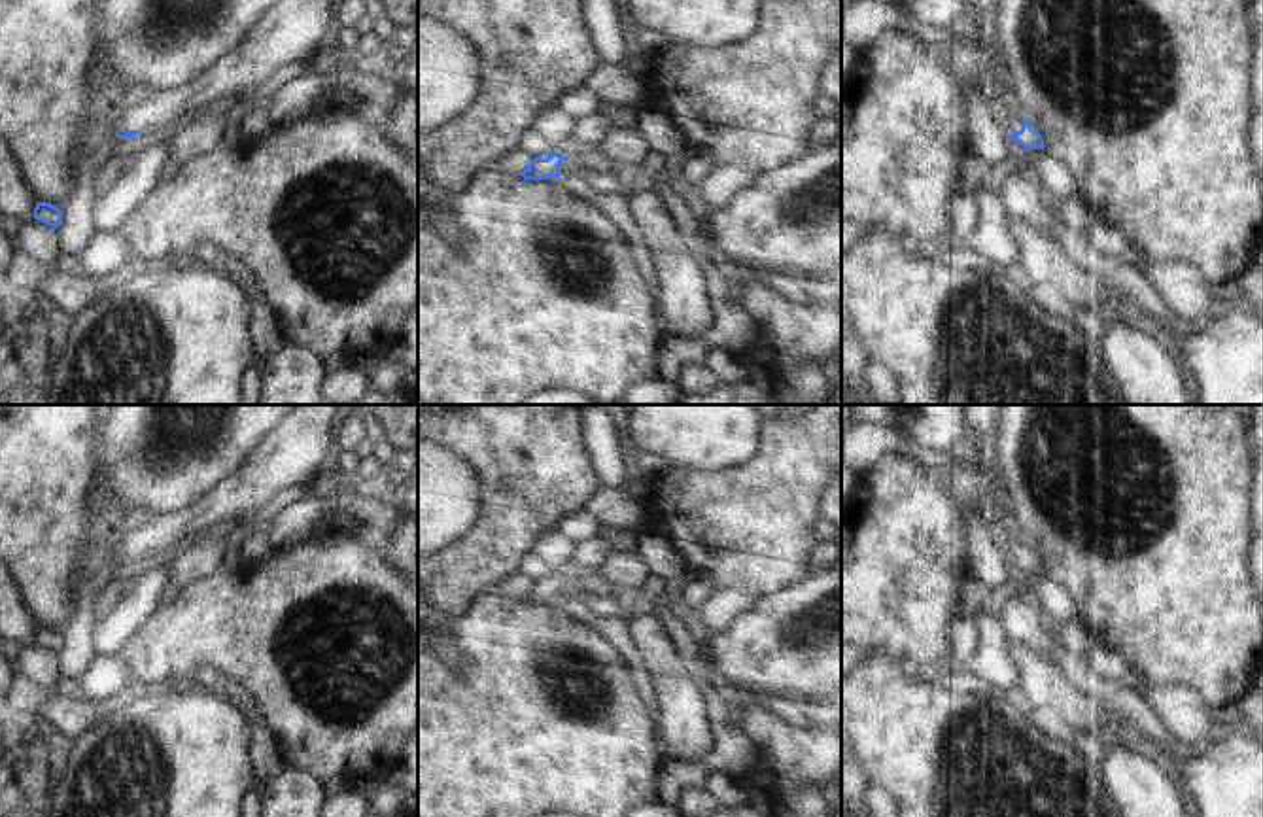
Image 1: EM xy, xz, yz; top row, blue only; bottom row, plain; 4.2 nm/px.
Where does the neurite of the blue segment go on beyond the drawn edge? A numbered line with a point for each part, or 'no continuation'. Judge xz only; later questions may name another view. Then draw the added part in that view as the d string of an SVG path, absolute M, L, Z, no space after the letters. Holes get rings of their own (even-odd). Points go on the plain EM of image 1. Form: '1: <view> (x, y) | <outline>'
1: xz (571, 585) | M579 567L573 577L563 577L562 596L577 596L582 584L582 577L594 573L594 567Z

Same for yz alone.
1: yz (1016, 543) | M1012 528L1010 530L1010 550L1012 550L1012 554L1021 554L1021 550L1023 550L1023 539L1021 539L1021 535L1019 535L1019 531L1015 530L1015 528Z

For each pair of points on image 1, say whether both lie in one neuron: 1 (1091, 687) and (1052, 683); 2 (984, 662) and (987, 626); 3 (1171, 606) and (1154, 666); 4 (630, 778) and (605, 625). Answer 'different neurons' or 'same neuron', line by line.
1: different neurons
2: same neuron
3: same neuron
4: different neurons

